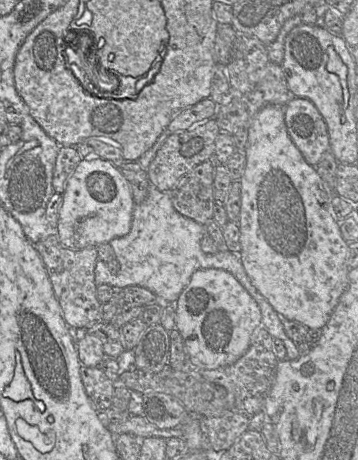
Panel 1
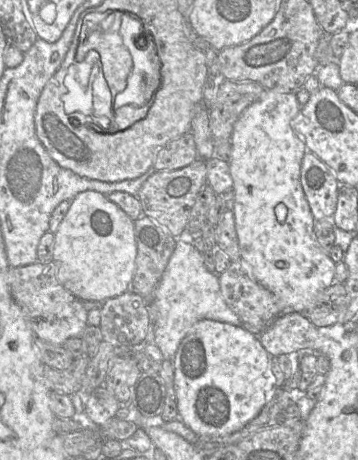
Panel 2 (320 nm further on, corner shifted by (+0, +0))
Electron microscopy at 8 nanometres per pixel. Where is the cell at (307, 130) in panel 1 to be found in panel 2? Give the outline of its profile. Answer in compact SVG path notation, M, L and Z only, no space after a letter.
M307 150L301 163L300 176L314 219L334 217L340 183L332 169Z

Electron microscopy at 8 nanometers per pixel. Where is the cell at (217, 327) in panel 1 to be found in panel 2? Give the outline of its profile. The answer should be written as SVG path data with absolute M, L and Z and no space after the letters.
M204 319L193 325L177 349L173 367L178 416L201 437L224 437L242 429L260 413L275 385L268 353L259 336L242 325L215 320Z

